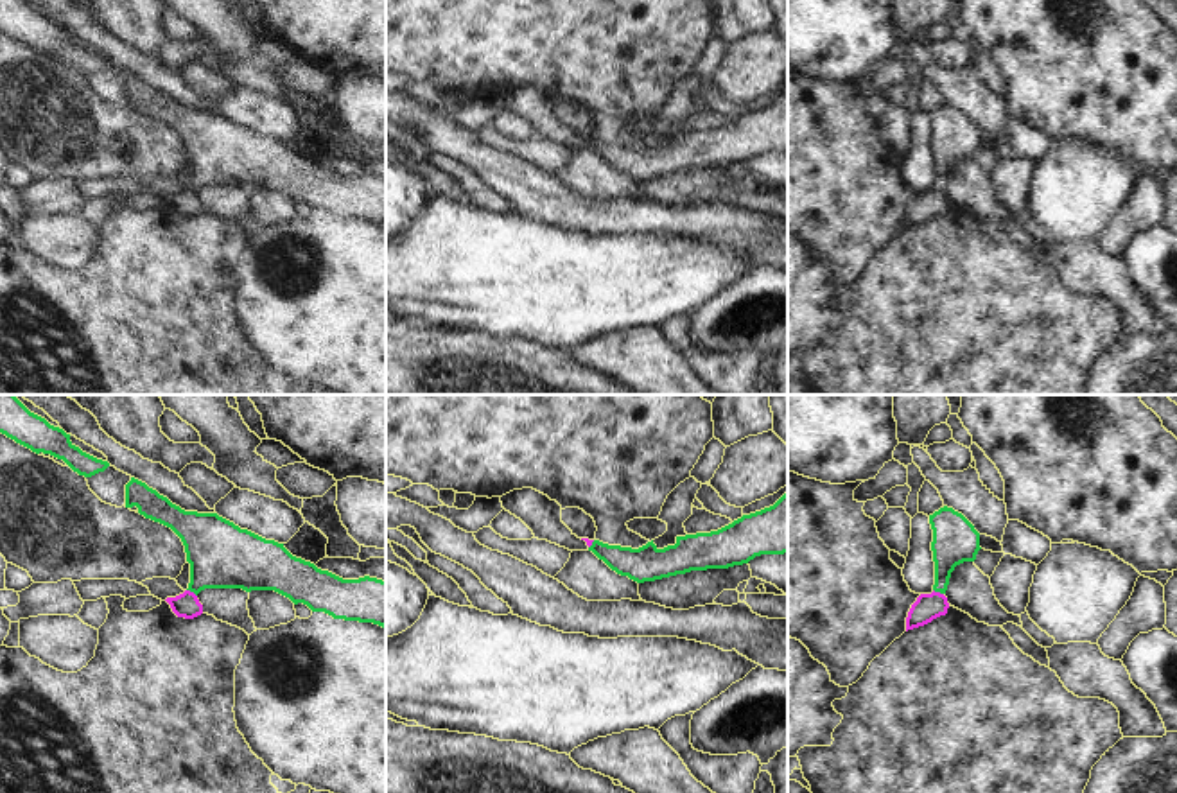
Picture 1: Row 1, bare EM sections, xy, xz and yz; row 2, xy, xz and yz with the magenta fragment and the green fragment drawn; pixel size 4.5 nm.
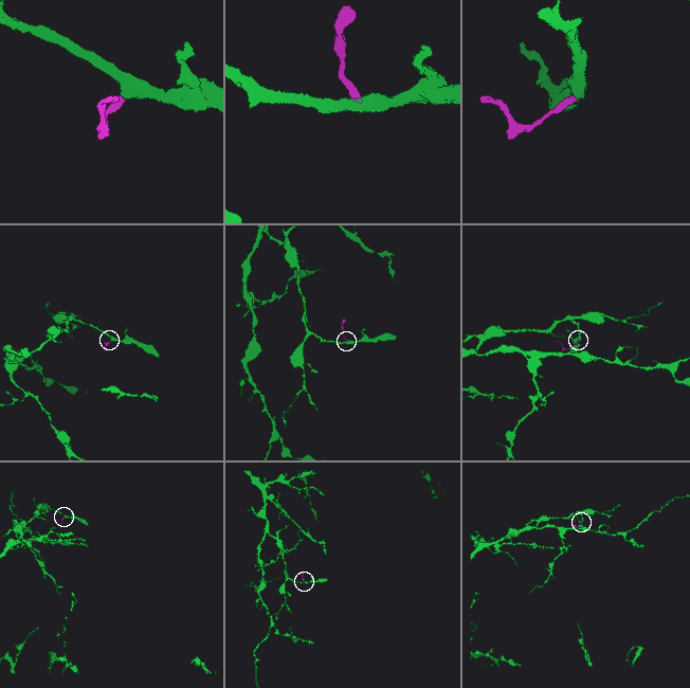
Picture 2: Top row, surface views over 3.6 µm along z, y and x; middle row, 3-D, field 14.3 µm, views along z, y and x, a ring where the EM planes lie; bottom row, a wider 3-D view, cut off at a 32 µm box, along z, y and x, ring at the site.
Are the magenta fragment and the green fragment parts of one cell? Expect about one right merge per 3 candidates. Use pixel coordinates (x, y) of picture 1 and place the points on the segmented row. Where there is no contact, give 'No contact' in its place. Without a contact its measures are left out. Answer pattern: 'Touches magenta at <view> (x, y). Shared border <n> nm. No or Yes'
Touches magenta at xy (192, 592). Shared border 60 nm. No.

